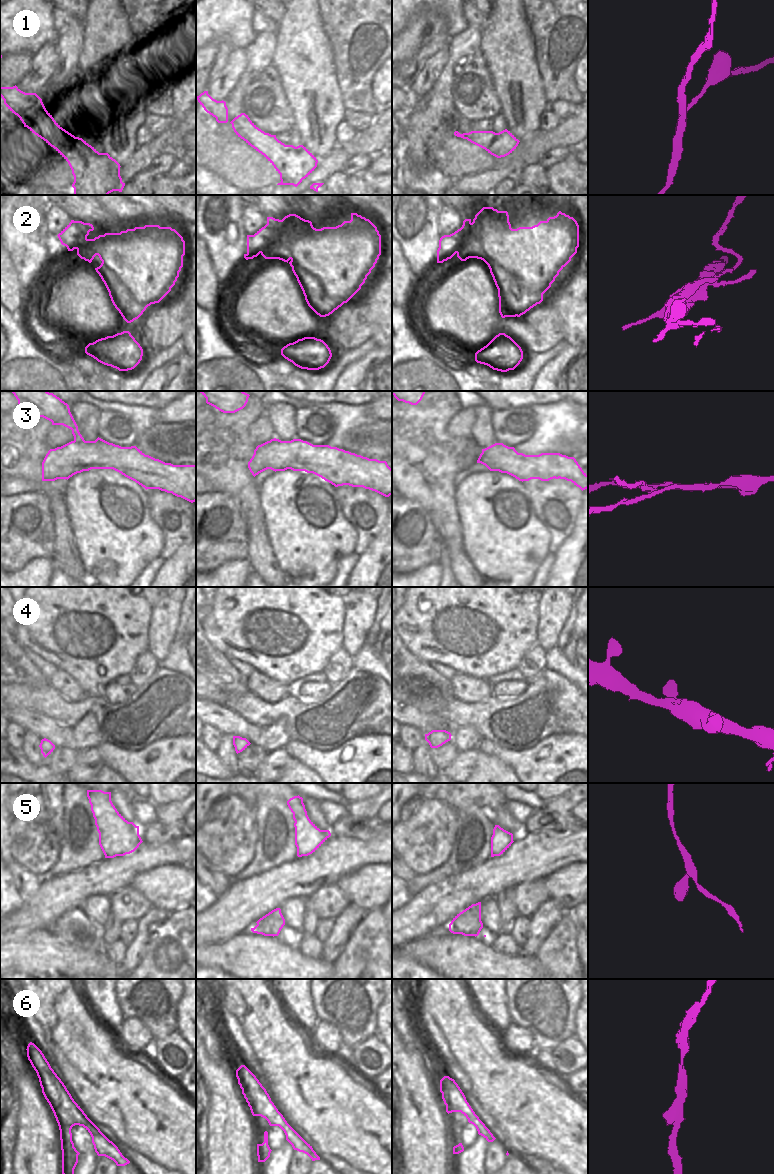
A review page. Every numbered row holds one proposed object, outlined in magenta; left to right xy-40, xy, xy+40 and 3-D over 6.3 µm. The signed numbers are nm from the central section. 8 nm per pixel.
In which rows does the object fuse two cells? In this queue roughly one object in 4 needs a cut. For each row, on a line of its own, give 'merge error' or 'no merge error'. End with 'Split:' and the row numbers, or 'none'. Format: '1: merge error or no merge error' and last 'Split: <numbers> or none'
1: no merge error
2: merge error
3: merge error
4: no merge error
5: no merge error
6: no merge error
Split: 2, 3

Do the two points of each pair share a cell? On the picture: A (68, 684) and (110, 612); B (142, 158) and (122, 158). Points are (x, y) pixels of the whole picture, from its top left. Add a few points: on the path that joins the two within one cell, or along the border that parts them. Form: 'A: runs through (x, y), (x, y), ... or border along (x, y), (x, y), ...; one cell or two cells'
A: border along (59, 669), (68, 673), (87, 693); two cells
B: border along (140, 145), (121, 166); two cells

